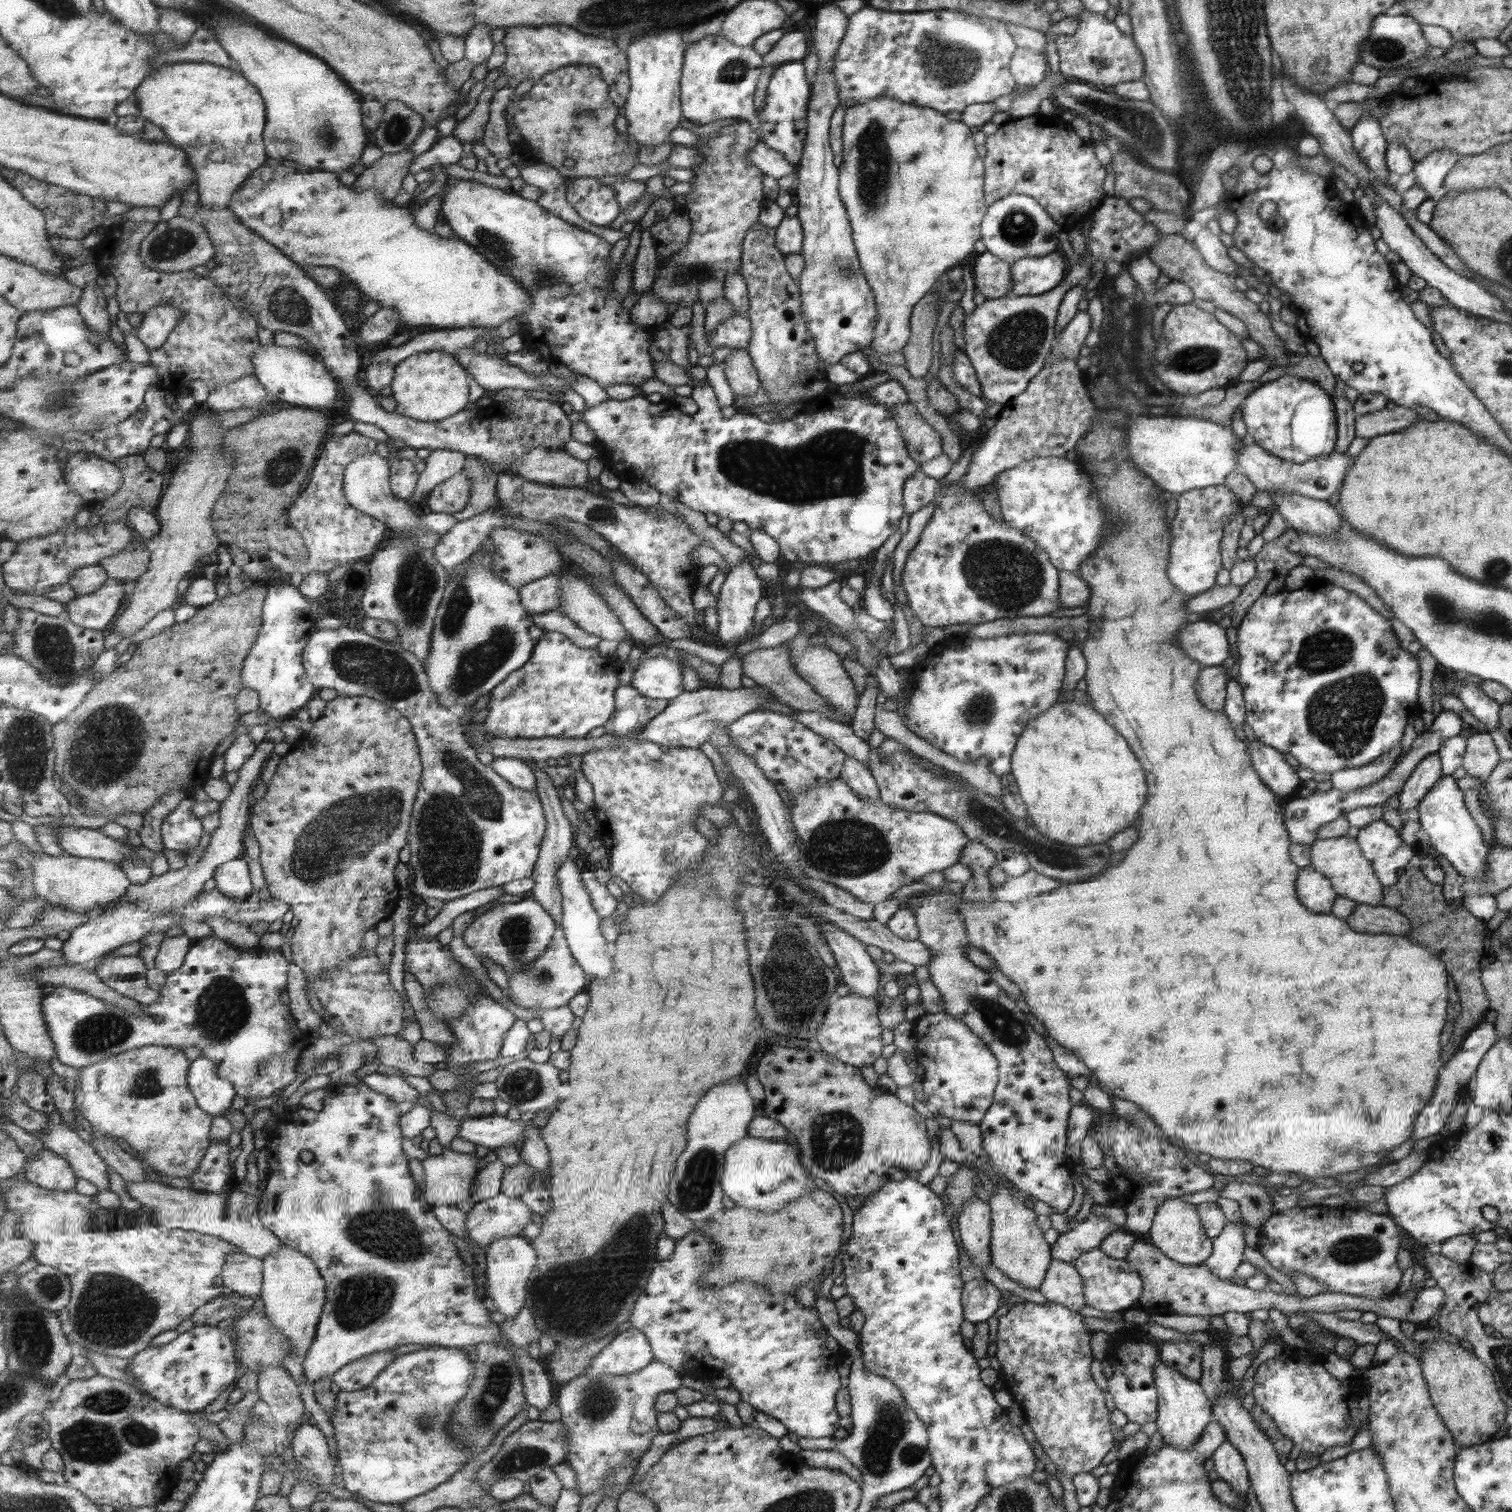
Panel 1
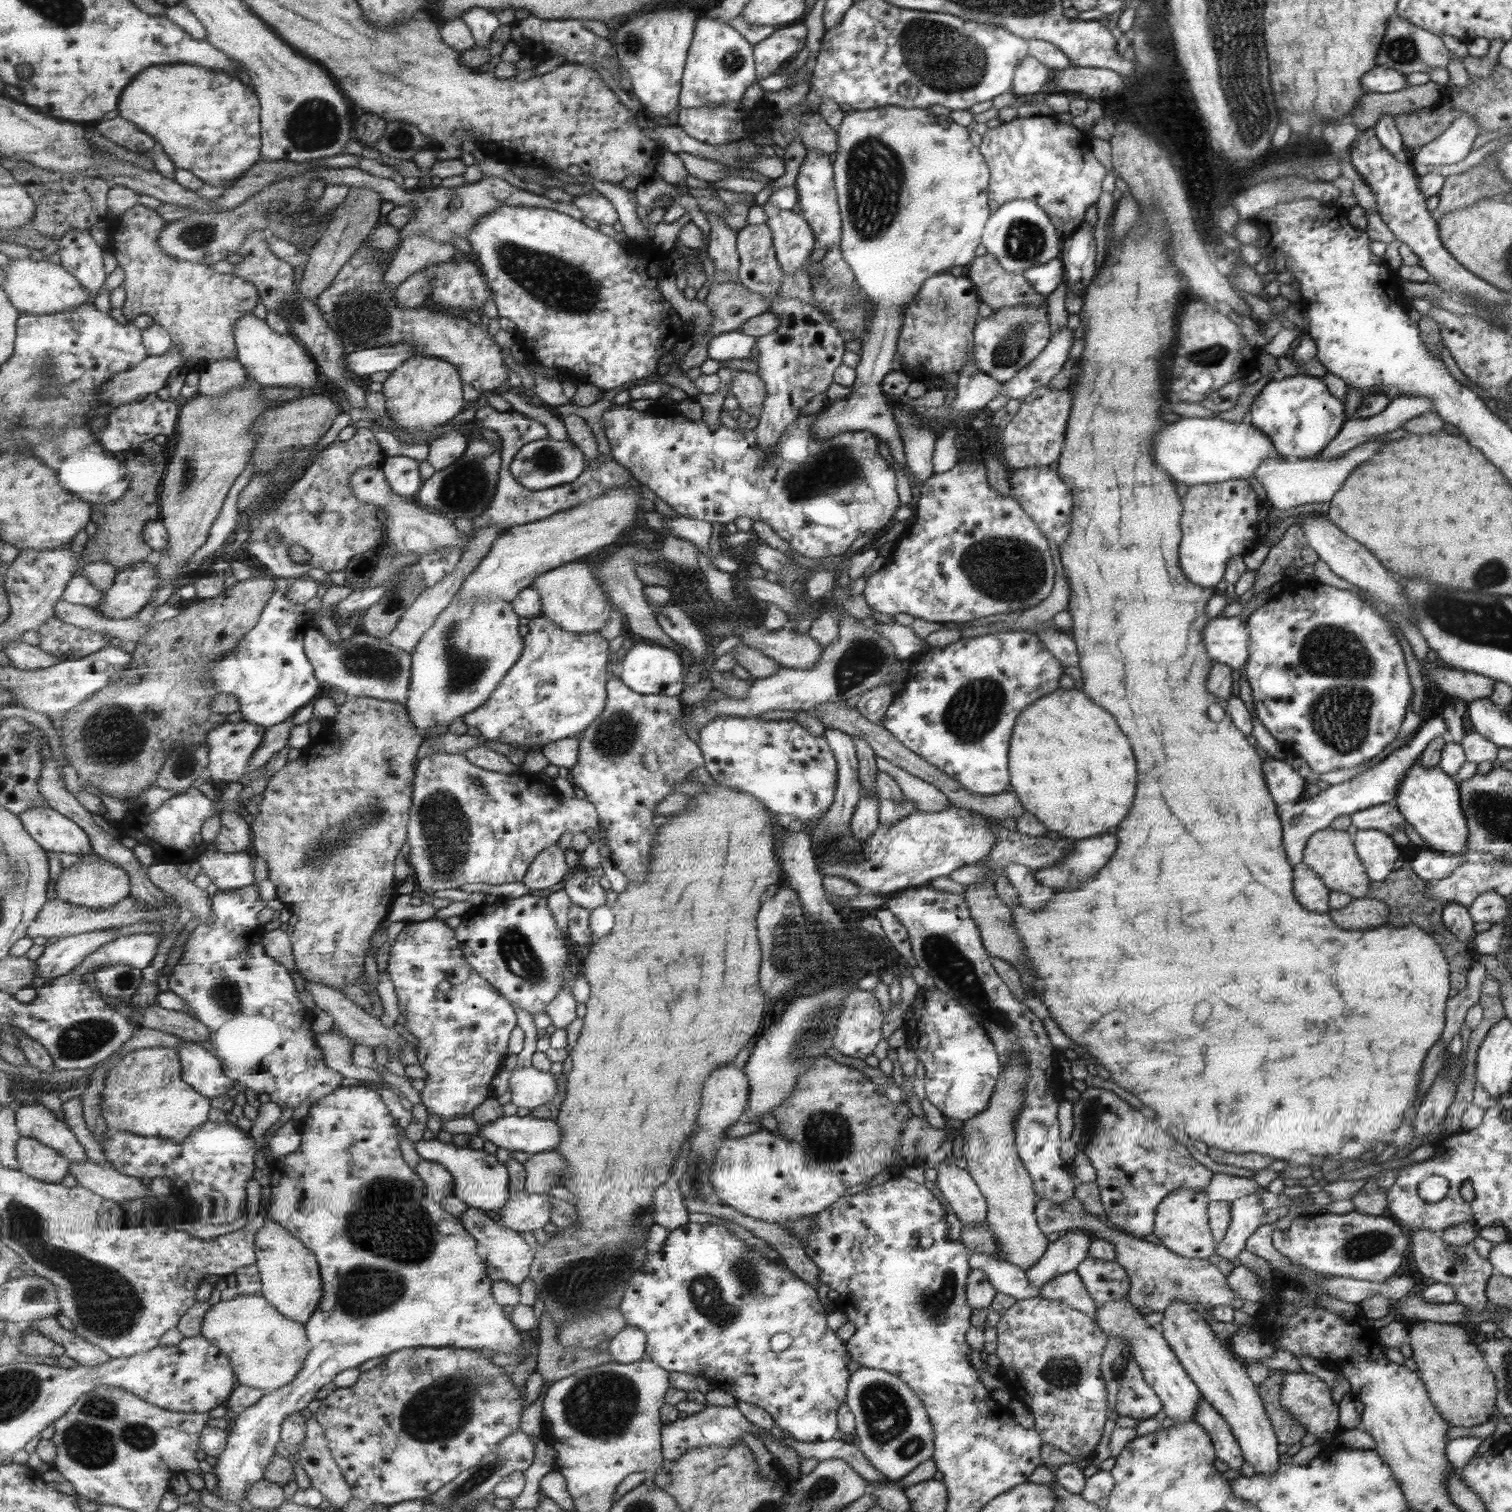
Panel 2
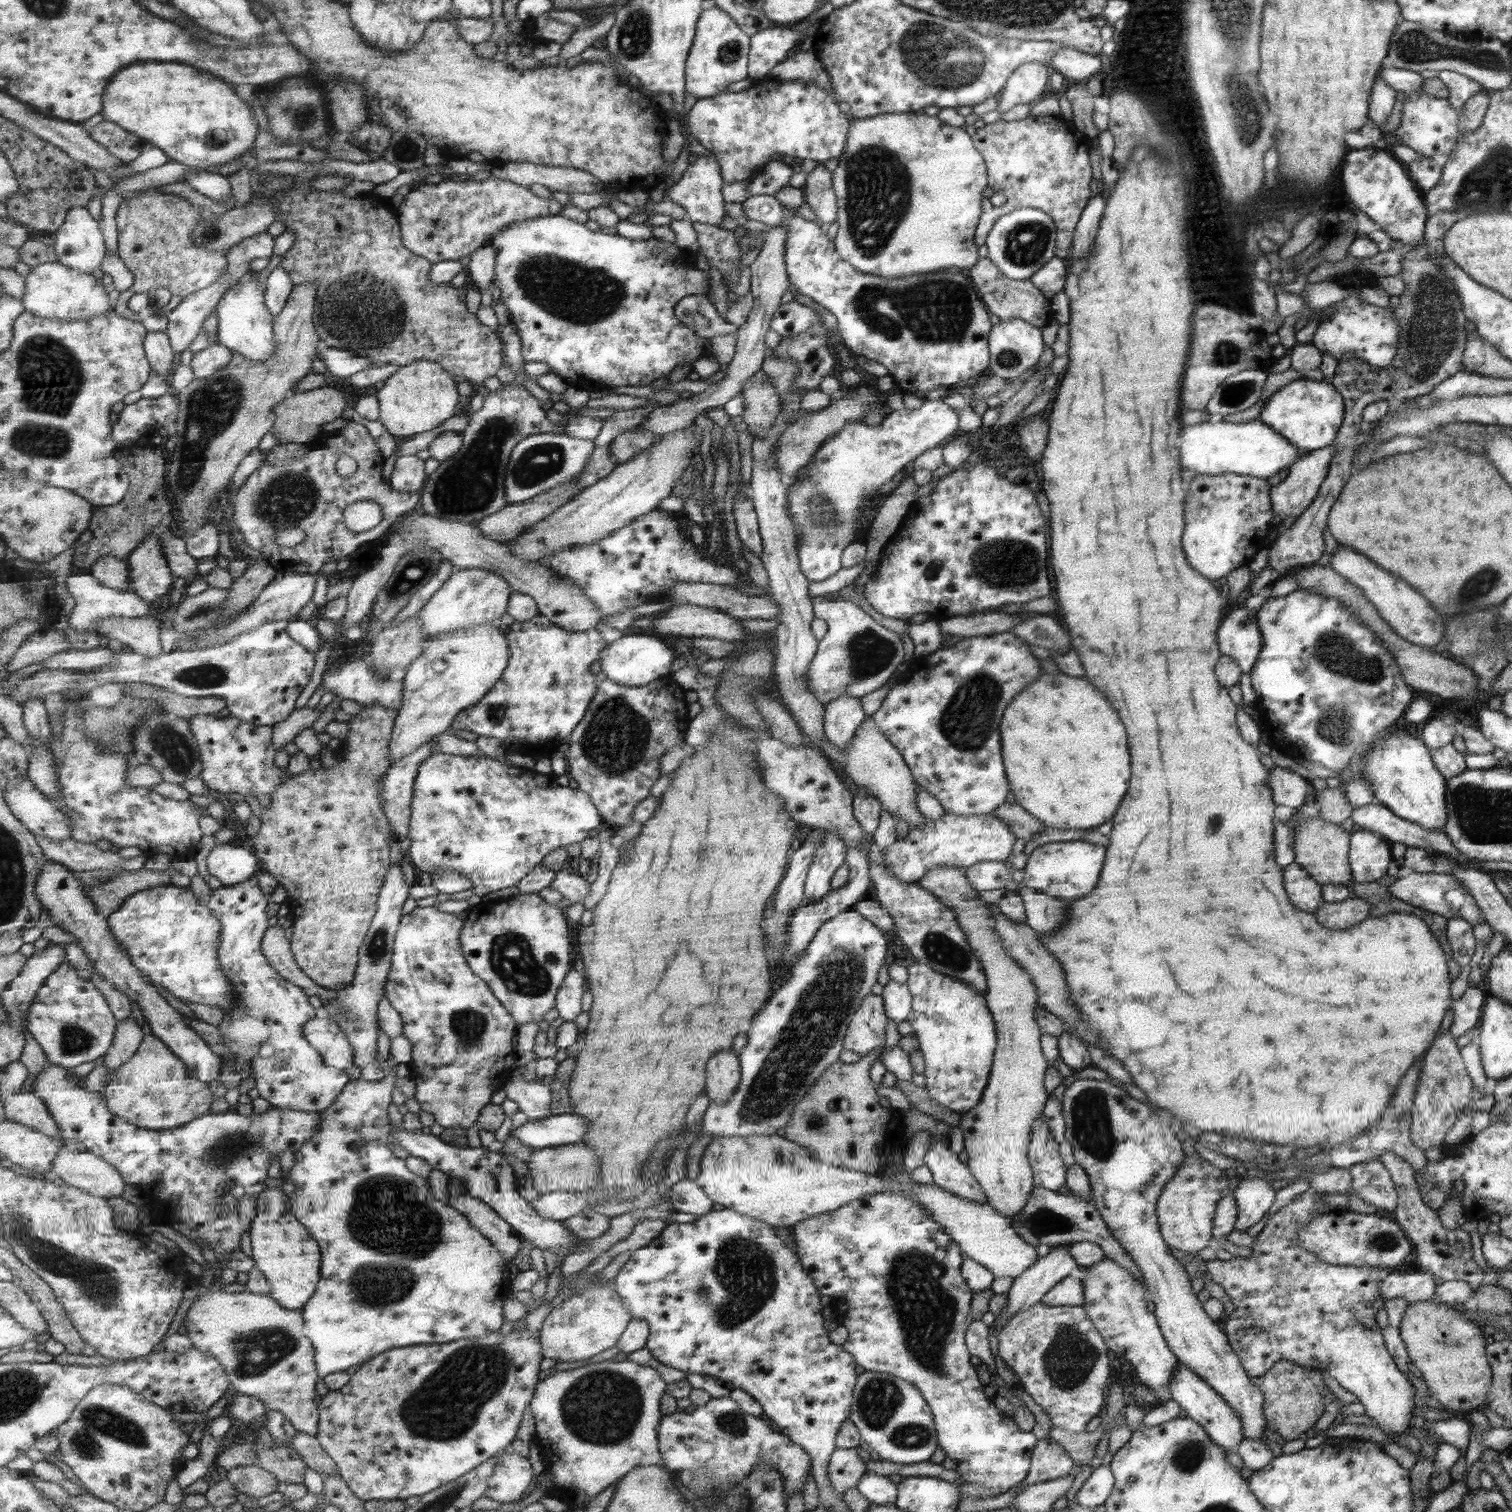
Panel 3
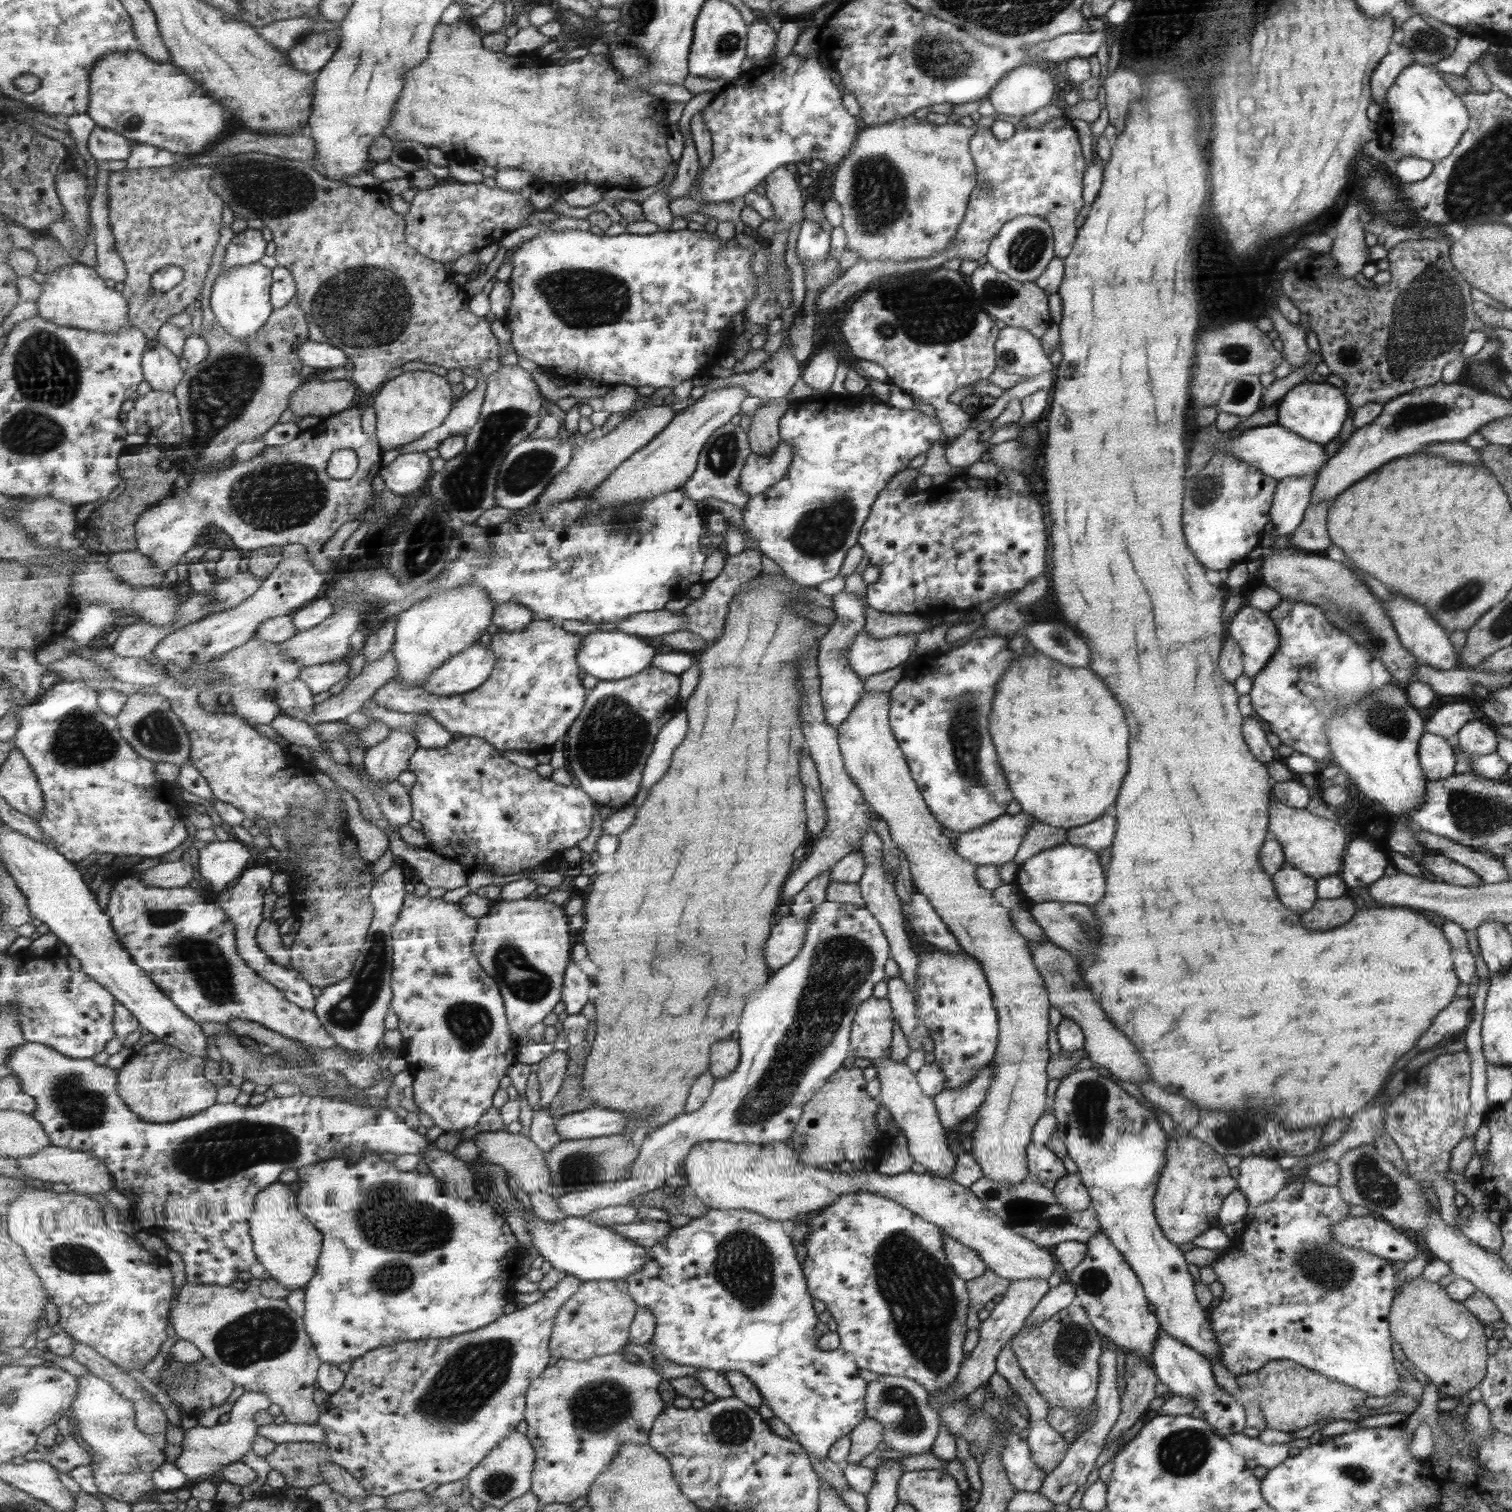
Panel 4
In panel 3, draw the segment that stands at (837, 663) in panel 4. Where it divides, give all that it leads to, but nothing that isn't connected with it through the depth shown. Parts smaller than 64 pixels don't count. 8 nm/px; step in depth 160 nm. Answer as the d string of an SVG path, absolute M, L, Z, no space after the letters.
M843 693L828 700L825 704L824 717L826 742L839 750L845 748L865 716L860 698Z

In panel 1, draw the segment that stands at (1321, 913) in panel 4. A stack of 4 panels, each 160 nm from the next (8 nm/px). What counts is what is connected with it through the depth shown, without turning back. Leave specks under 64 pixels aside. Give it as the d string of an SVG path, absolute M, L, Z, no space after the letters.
M1356 904L1352 914L1344 920L1351 930L1369 934L1398 934L1407 936L1410 924L1405 916L1385 906Z

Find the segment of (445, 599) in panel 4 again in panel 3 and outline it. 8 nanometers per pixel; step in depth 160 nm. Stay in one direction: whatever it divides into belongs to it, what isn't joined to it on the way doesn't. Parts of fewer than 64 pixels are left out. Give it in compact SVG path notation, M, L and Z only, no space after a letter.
M458 569L453 572L449 582L433 594L427 606L423 607L420 615L420 624L424 628L425 648L429 648L437 634L463 630L474 624L499 622L506 615L512 586L502 576L485 569Z

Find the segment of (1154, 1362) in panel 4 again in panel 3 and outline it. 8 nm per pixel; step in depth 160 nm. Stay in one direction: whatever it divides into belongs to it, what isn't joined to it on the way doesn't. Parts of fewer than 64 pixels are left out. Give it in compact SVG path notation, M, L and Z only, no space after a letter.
M1177 1363L1174 1371L1170 1374L1168 1394L1170 1399L1178 1404L1179 1408L1185 1412L1185 1416L1194 1419L1203 1426L1206 1433L1216 1445L1222 1446L1228 1452L1233 1452L1239 1441L1243 1437L1243 1422L1234 1408L1211 1390L1198 1374L1195 1374L1190 1368L1185 1368L1183 1364Z

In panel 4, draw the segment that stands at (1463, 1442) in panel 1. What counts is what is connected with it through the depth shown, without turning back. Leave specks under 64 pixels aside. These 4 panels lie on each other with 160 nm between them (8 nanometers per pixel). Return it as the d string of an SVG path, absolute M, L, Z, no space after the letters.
M1419 1275L1398 1286L1390 1310L1390 1332L1409 1361L1409 1366L1411 1368L1415 1366L1425 1374L1442 1399L1459 1399L1478 1385L1483 1380L1483 1374L1486 1374L1485 1360L1489 1360L1489 1355L1485 1352L1485 1336L1481 1324L1477 1322L1471 1311L1468 1311L1462 1303L1452 1299L1437 1282L1427 1282Z

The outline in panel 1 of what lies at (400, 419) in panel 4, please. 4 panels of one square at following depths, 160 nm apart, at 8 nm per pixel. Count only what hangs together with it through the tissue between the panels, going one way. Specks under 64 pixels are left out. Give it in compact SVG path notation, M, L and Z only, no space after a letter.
M437 351L416 354L399 364L395 380L391 384L392 395L397 401L396 412L420 422L442 422L446 418L453 417L454 414L464 411L471 405L469 403L469 378L469 372L462 363L459 363L454 354Z

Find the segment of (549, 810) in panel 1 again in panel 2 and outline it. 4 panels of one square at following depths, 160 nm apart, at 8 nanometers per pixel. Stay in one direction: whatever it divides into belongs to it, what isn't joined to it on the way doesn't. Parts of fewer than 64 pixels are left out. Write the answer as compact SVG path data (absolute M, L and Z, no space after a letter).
M553 844L535 860L522 881L531 892L537 891L548 896L562 887L569 872L569 866L565 862L565 851L561 850L557 844Z

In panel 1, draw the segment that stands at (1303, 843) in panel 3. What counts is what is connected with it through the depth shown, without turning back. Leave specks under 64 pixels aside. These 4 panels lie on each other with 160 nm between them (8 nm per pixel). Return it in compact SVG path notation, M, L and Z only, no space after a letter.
M1348 835L1339 838L1325 838L1315 840L1310 846L1310 866L1319 874L1330 880L1331 887L1339 897L1348 898L1356 904L1379 906L1382 901L1382 884L1374 875L1374 868L1362 855L1362 850L1353 838Z

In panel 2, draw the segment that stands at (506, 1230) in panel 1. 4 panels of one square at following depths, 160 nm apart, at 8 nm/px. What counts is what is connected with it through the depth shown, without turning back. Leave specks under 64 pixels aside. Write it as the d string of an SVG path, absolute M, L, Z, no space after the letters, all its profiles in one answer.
M510 1193L510 1201L502 1208L493 1212L499 1222L517 1232L533 1231L543 1228L552 1222L554 1206L547 1194Z

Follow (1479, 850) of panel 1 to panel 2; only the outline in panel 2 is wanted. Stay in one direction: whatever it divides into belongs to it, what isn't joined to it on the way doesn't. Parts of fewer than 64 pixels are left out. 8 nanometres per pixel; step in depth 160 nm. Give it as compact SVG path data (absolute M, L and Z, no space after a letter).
M1413 761L1399 781L1393 803L1401 816L1417 832L1426 850L1451 856L1463 856L1467 853L1466 817L1462 813L1458 785L1445 774L1438 765L1424 767L1422 762Z

